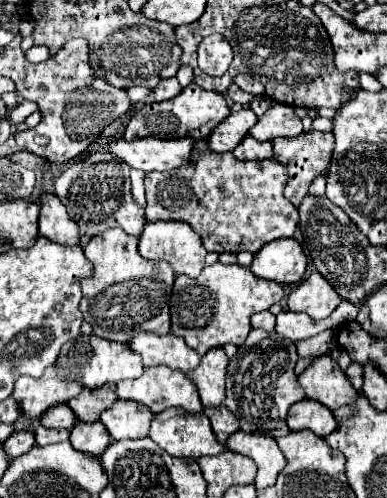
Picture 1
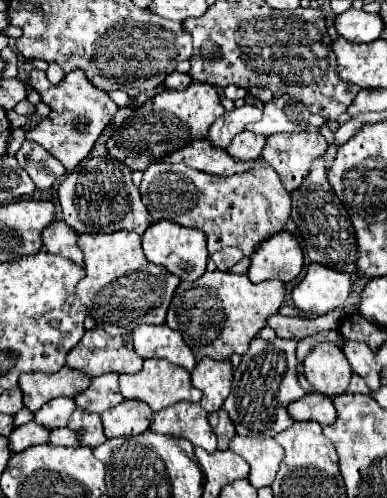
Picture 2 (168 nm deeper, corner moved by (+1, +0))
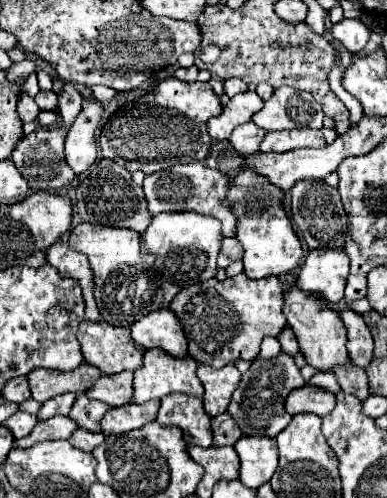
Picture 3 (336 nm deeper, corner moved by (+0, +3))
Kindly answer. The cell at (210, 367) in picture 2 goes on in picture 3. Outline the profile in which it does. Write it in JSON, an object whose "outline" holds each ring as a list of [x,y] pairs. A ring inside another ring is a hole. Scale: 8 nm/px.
{"outline":[[[201,364],[197,368],[197,376],[199,376],[201,384],[205,386],[205,396],[203,396],[205,412],[211,418],[225,412],[227,406],[229,406],[231,394],[235,392],[235,388],[237,388],[237,384],[241,380],[239,370],[233,364],[221,368],[221,370],[211,368],[207,364]]]}

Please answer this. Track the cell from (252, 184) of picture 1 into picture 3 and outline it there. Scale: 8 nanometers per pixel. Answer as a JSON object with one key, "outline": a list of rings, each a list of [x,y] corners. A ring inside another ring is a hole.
{"outline":[[[199,162],[179,164],[179,166],[173,166],[169,170],[161,170],[161,172],[145,176],[143,190],[145,190],[147,204],[149,204],[149,212],[153,216],[161,214],[161,212],[193,210],[197,214],[217,218],[223,224],[223,236],[235,236],[235,222],[237,220],[235,220],[233,212],[229,208],[225,208],[225,204],[221,202],[229,190],[229,178],[225,178],[217,170],[211,170]]]}

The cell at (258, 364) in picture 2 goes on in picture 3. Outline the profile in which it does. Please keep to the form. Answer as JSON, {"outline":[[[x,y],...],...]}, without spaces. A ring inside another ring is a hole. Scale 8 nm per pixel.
{"outline":[[[281,352],[275,360],[257,358],[253,360],[251,368],[241,376],[241,384],[233,392],[233,400],[227,412],[235,418],[243,434],[275,438],[291,422],[291,414],[287,414],[283,408],[287,394],[295,388],[301,388],[303,384],[305,380],[301,376],[301,370],[297,368],[295,360],[289,354]]]}

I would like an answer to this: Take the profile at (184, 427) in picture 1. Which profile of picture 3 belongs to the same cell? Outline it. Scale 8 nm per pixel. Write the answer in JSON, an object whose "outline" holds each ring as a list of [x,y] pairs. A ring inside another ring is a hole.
{"outline":[[[169,394],[161,400],[157,414],[159,424],[177,426],[183,430],[187,444],[211,446],[211,418],[203,408],[203,400],[189,394]]]}

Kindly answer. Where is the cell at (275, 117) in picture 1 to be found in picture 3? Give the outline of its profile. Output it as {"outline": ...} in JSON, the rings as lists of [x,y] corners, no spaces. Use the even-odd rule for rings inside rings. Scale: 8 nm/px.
{"outline":[[[281,86],[265,102],[263,110],[253,116],[253,122],[267,130],[293,130],[293,128],[323,128],[323,110],[309,96],[309,92]]]}

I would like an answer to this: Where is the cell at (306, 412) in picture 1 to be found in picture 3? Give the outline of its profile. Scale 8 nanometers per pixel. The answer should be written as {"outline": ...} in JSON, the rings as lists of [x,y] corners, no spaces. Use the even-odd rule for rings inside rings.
{"outline":[[[305,384],[297,390],[293,390],[285,400],[285,410],[289,414],[299,412],[311,412],[317,416],[325,416],[335,408],[335,396],[327,390],[321,390],[317,386]]]}

